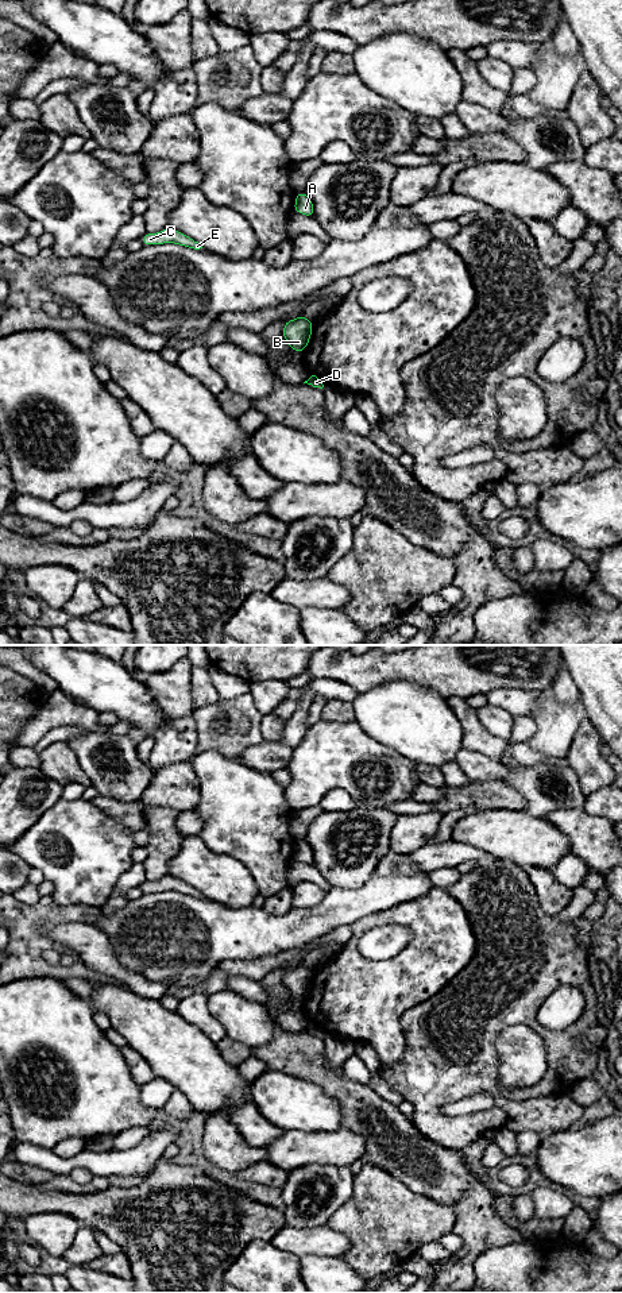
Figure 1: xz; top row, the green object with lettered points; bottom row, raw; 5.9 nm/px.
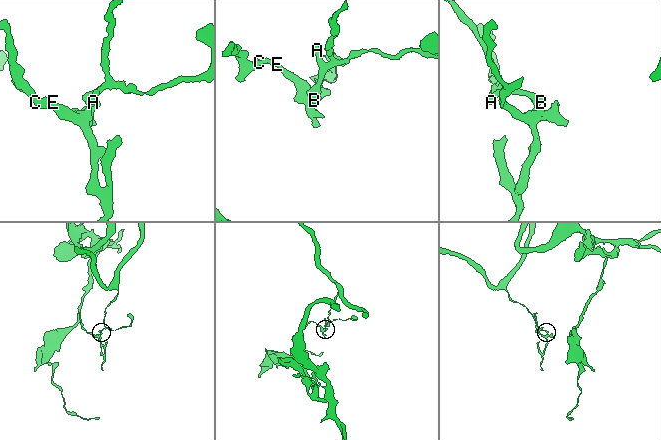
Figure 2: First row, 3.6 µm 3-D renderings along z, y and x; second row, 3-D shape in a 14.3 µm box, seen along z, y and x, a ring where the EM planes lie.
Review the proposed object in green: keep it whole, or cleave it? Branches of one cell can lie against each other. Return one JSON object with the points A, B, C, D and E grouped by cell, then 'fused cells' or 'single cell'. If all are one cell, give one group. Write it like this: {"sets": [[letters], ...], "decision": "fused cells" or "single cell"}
{"sets": [["A", "B", "C", "D", "E"]], "decision": "single cell"}

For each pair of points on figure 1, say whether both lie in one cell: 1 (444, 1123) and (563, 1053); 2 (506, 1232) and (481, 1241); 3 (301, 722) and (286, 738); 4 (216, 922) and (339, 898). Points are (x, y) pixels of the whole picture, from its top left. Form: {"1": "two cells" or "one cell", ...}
{"1": "one cell", "2": "one cell", "3": "one cell", "4": "one cell"}

